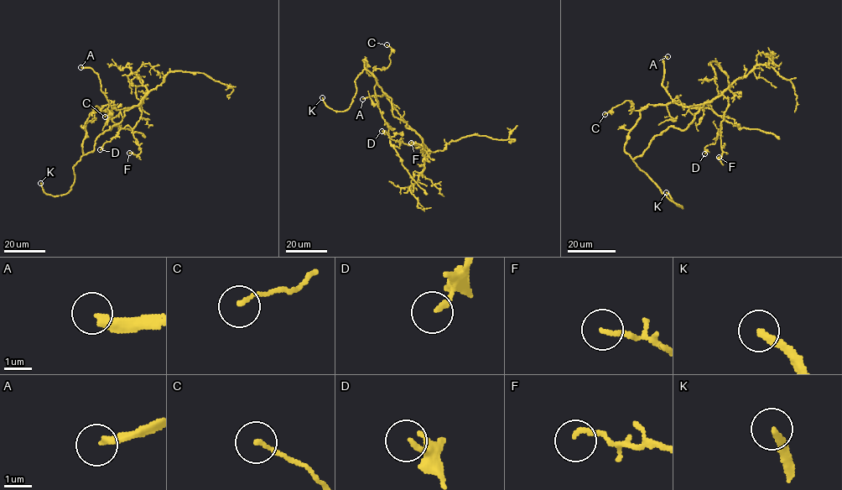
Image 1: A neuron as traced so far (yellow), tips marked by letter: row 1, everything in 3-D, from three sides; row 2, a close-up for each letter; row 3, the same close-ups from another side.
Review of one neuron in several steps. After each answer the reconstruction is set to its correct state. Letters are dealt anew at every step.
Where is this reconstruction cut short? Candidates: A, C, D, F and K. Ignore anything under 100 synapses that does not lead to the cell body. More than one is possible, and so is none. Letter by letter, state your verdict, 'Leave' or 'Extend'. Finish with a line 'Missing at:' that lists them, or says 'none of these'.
A: Extend
C: Leave
D: Leave
F: Leave
K: Extend
Missing at: A, K

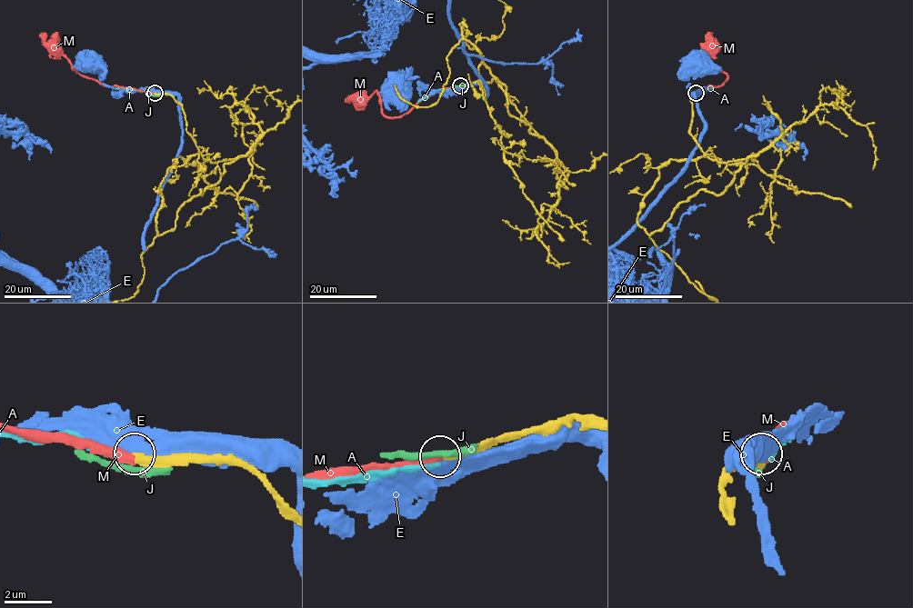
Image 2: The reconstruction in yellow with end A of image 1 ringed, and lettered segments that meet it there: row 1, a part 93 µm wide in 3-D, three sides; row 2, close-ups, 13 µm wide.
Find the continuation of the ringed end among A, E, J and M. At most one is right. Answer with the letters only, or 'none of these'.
M

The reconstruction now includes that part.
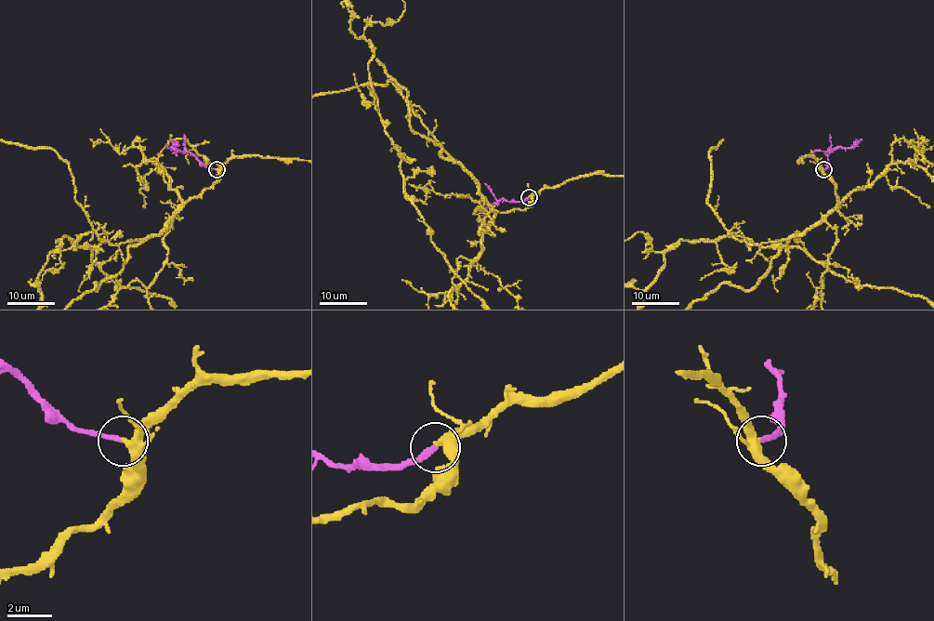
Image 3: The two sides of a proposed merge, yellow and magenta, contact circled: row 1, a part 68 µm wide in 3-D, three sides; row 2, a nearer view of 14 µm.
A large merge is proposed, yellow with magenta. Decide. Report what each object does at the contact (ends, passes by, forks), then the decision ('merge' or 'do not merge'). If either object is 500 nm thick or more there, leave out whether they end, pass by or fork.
yellow forks | magenta ends | merge

